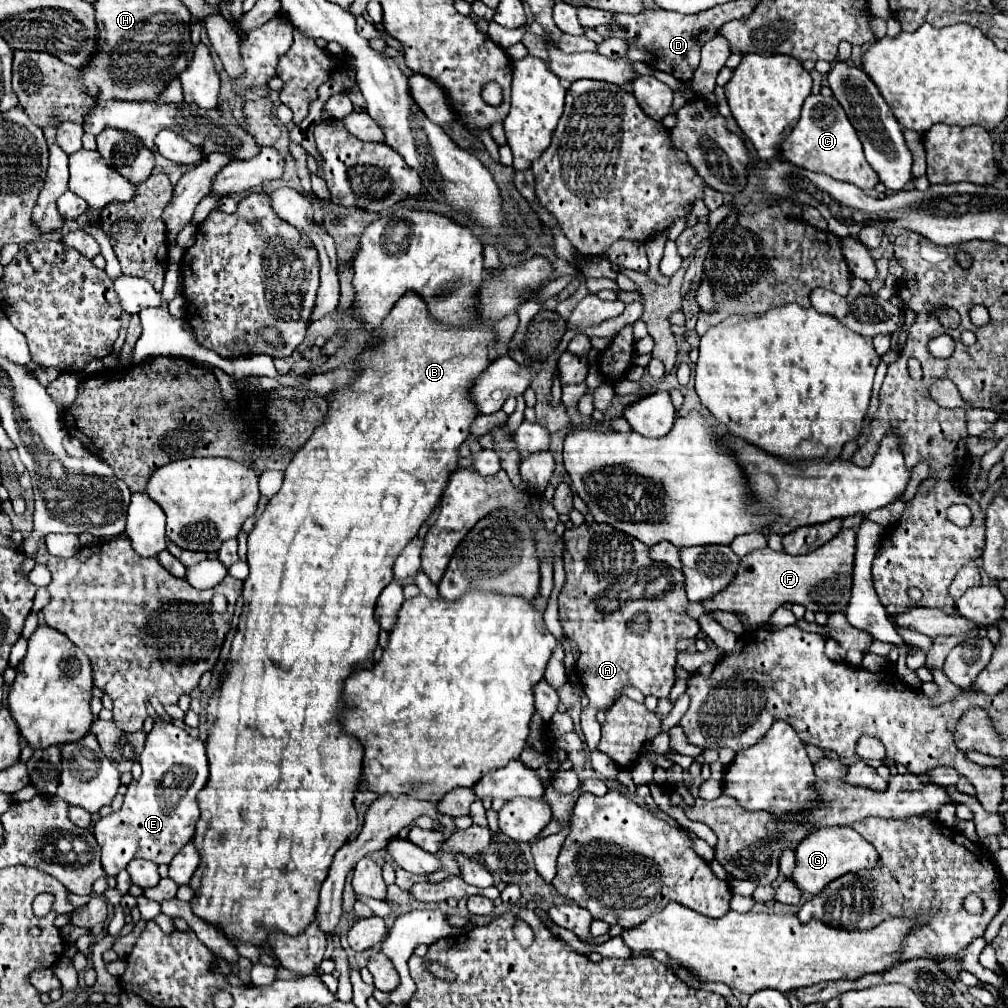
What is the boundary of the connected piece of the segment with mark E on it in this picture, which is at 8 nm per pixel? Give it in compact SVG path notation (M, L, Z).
M157 717L139 761L143 773L127 785L123 807L107 817L101 817L93 827L107 875L117 875L137 857L149 859L157 865L169 863L175 853L193 839L199 819L197 793L209 779L205 741L193 739L185 729Z

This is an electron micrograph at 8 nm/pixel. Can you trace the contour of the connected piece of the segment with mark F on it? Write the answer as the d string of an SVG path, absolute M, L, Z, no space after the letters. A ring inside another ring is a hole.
M841 529L837 537L805 555L789 555L769 547L753 551L741 559L735 581L713 599L703 601L703 605L707 611L735 613L747 623L749 629L763 627L773 611L783 603L801 603L805 609L823 611L829 615L845 611L853 585L853 561L857 549L855 541L857 535L853 529Z

